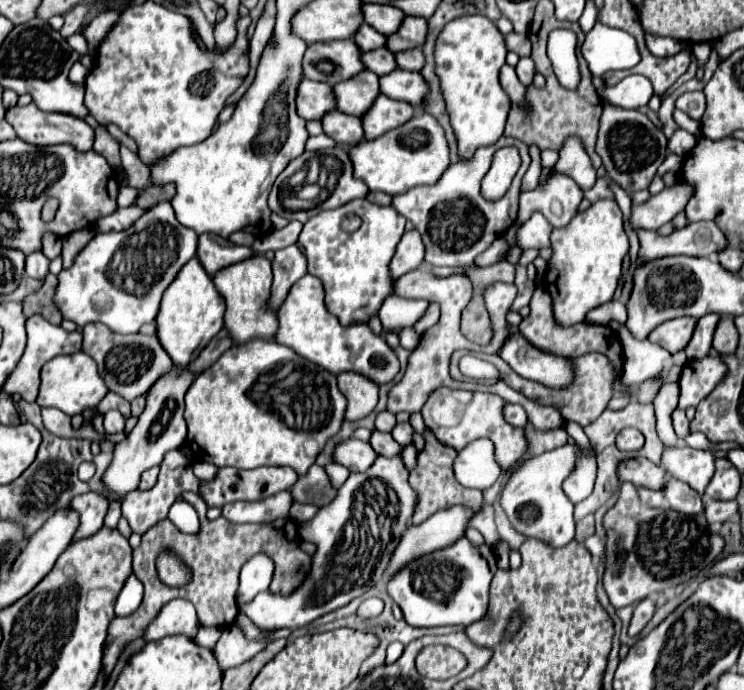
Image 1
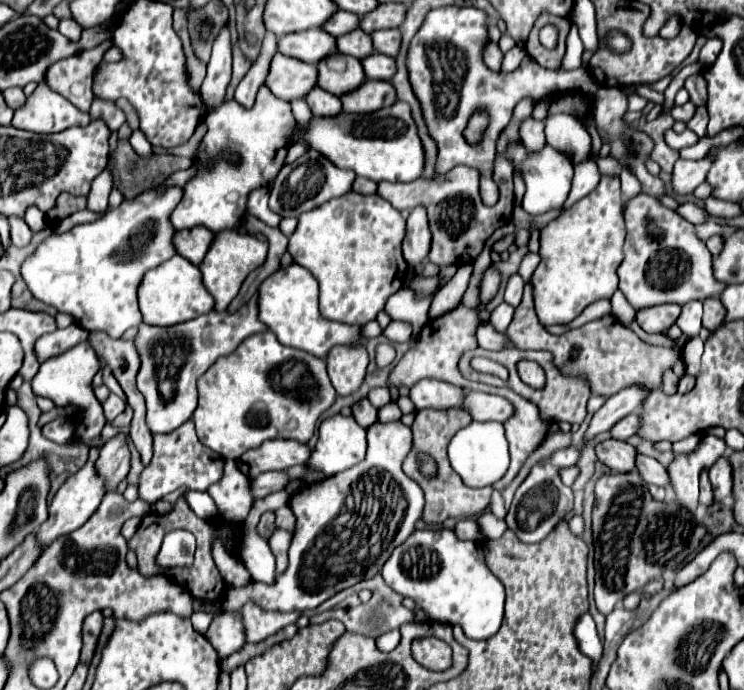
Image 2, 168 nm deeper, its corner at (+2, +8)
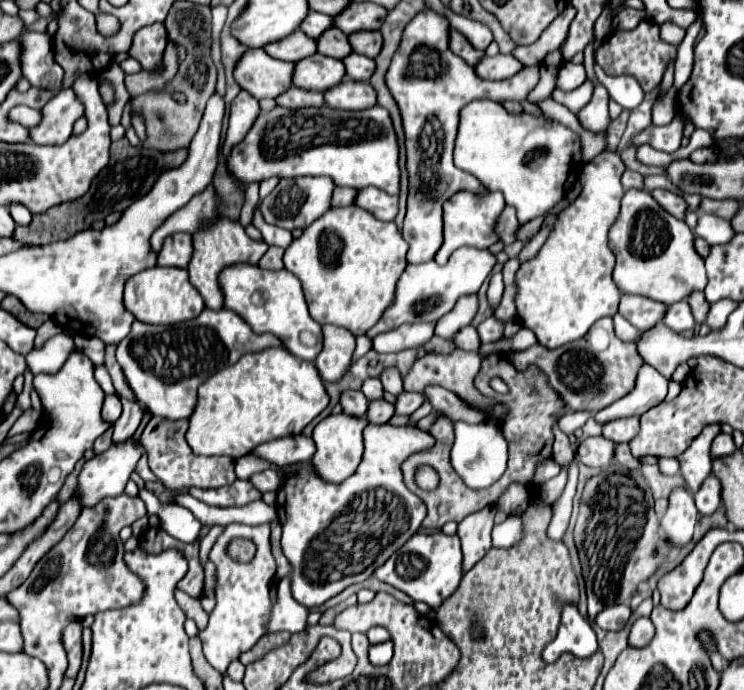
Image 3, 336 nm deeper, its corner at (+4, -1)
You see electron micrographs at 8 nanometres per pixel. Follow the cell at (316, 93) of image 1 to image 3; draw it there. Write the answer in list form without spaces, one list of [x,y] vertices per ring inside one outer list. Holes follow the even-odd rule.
[[[248,49],[234,67],[236,83],[256,99],[276,99],[292,85],[294,63],[266,55],[262,49]]]

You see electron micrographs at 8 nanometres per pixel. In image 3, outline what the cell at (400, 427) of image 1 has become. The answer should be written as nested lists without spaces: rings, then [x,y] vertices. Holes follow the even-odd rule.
[[[374,399],[374,401],[368,403],[366,417],[368,417],[370,423],[382,425],[382,423],[386,423],[392,415],[394,415],[394,407],[392,407],[388,401],[384,401],[384,399]]]

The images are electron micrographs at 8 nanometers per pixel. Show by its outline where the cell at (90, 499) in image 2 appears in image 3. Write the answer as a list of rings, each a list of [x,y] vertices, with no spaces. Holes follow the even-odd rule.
[[[128,437],[128,443],[114,443],[104,455],[86,461],[86,465],[80,473],[80,479],[78,479],[78,493],[82,495],[82,507],[92,507],[104,497],[116,497],[116,495],[124,493],[130,473],[136,469],[136,463],[144,453],[146,451],[144,451],[144,445],[140,443],[140,439],[136,441],[134,437]]]

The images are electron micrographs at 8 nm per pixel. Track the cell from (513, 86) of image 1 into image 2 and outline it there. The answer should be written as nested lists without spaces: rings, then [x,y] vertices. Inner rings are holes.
[[[490,42],[486,44],[486,50],[484,50],[484,62],[490,70],[494,72],[500,72],[500,66],[502,66],[502,52],[498,48],[496,42]]]

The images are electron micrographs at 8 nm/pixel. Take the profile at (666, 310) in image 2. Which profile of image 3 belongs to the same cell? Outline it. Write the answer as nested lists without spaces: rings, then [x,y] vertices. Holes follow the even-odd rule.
[[[622,295],[618,307],[618,313],[640,331],[646,331],[648,327],[654,327],[658,321],[662,321],[664,311],[664,303],[644,299],[642,295]]]

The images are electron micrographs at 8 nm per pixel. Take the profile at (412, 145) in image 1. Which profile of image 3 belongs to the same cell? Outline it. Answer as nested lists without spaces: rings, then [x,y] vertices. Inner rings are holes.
[[[328,105],[304,107],[290,111],[286,107],[274,107],[260,111],[256,123],[248,135],[232,147],[226,159],[228,173],[248,185],[260,183],[270,177],[330,177],[336,187],[364,189],[368,185],[398,195],[400,167],[398,167],[398,143],[392,131],[388,111],[382,107],[370,107],[364,111],[338,111]]]

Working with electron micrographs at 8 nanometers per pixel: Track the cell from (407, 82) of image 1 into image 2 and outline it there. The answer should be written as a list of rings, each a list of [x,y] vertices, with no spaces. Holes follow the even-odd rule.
[[[372,54],[362,60],[368,80],[392,80],[396,74],[396,60],[386,54]]]

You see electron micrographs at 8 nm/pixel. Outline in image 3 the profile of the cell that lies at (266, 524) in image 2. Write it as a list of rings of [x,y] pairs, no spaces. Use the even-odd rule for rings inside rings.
[[[230,523],[224,527],[224,531],[218,535],[212,551],[210,561],[216,565],[216,609],[210,615],[208,627],[200,633],[204,655],[208,663],[220,671],[226,673],[226,667],[232,659],[238,659],[240,653],[248,651],[258,643],[258,639],[266,633],[264,627],[268,627],[268,611],[272,609],[270,603],[270,583],[276,573],[276,561],[270,551],[270,527],[268,525],[240,525]],[[234,537],[244,537],[256,543],[256,557],[250,563],[236,563],[226,555],[226,547]]]

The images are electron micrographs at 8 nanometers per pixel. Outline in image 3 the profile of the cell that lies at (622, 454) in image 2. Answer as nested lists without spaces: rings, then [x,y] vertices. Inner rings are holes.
[[[602,435],[598,437],[588,437],[584,439],[574,453],[574,459],[578,463],[584,463],[588,467],[608,467],[612,465],[612,455],[614,455],[614,443],[610,439],[604,439]]]

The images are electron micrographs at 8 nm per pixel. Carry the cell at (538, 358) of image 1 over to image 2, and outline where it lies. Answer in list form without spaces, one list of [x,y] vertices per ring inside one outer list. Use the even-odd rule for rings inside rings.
[[[488,322],[480,324],[476,336],[478,336],[478,344],[480,344],[484,350],[494,350],[494,352],[498,352],[498,350],[504,350],[504,348],[510,348],[510,338],[506,338],[506,332],[498,332],[498,330],[496,330],[492,324],[488,324]]]

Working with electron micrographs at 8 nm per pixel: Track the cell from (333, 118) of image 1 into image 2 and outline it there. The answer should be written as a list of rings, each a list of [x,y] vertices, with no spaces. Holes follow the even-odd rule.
[[[314,88],[308,96],[306,102],[312,110],[314,116],[318,118],[334,118],[338,114],[342,114],[342,102],[338,96],[322,90],[322,88]]]

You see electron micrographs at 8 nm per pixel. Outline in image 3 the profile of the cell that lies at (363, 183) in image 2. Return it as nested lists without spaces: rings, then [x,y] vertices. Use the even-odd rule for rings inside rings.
[[[336,187],[334,193],[332,193],[332,203],[330,203],[330,207],[336,209],[336,207],[352,205],[352,203],[354,203],[354,197],[356,197],[356,189],[350,189],[350,187]]]

